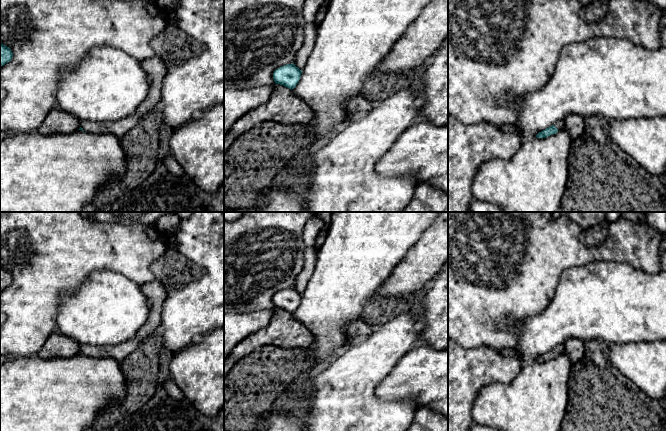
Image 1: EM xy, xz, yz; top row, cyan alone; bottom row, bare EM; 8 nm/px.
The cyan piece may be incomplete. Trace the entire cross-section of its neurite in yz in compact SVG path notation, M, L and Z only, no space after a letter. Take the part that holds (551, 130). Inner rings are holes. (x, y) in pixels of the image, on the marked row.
M559 120L554 125L546 128L545 130L539 132L536 137L537 138L546 138L550 135L556 134L558 131L564 129L564 121Z

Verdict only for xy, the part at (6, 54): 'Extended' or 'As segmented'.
As segmented

